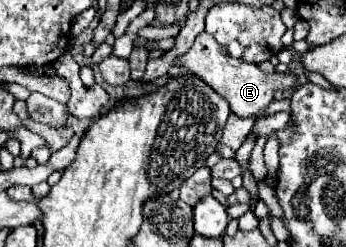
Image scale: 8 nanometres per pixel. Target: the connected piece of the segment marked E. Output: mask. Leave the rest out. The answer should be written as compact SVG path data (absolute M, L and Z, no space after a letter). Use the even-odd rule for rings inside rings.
M201 33L199 37L195 37L195 43L187 49L187 53L177 57L175 65L185 67L191 75L199 77L215 93L225 97L229 101L231 113L237 117L261 117L263 111L267 109L267 105L273 101L273 93L277 89L285 91L285 89L293 89L297 85L295 75L287 75L287 73L269 75L269 73L263 73L257 65L231 57L209 33Z

